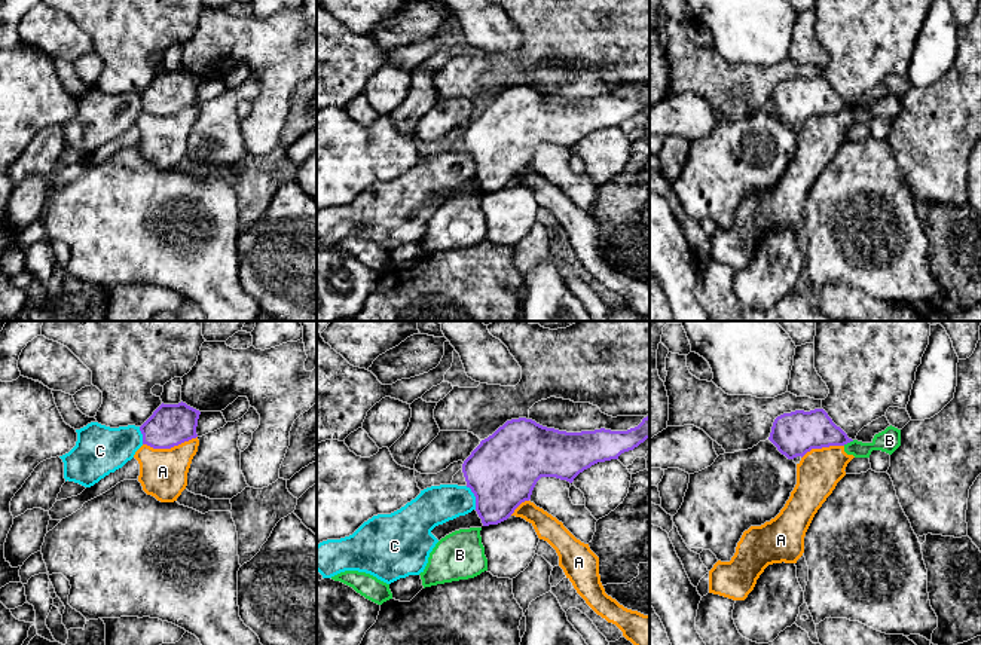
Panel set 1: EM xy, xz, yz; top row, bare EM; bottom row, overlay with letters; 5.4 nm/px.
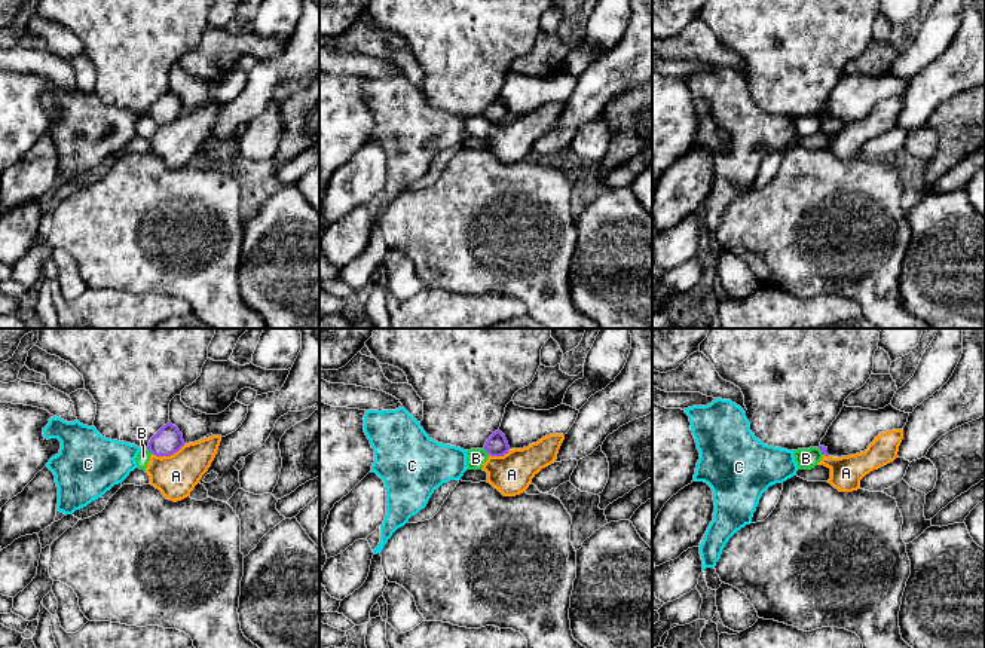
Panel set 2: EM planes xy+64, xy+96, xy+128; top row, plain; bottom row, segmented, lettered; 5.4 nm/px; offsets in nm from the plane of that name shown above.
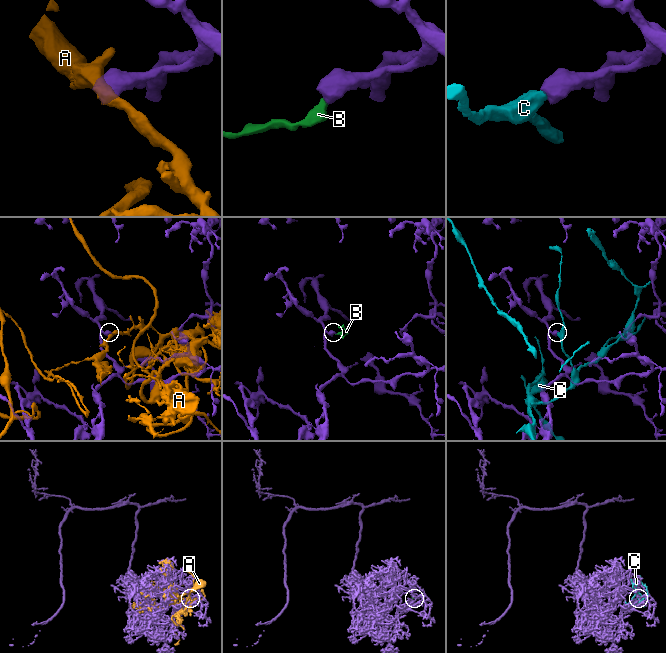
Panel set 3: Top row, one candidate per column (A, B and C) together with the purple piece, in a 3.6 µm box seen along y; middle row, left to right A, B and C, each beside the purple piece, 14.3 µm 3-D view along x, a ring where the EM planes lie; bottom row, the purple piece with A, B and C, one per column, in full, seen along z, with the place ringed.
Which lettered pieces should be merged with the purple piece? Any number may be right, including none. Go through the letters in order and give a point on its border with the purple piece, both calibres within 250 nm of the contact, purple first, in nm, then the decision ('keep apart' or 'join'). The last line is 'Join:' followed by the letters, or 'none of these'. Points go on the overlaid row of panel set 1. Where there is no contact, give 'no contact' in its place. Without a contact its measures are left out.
A: xy (170, 448) | 220/260 nm | keep apart
B: yz (847, 442) | 220/120 nm | keep apart
C: xz (474, 495) | 380/220 nm | keep apart
Join: none of these

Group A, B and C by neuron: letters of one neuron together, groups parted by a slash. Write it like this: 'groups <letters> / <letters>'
groups A B / C

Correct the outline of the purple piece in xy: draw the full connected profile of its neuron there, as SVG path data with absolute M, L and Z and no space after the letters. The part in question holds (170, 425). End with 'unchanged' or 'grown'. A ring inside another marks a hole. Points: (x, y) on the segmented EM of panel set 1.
M161 404L153 415L140 427L143 444L153 449L171 449L196 438L196 427L201 412L187 406Z; unchanged

